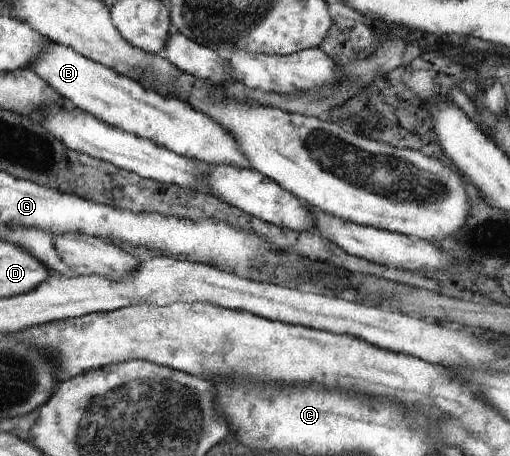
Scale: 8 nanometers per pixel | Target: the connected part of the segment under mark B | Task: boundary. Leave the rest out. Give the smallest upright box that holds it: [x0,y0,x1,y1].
[30,42,252,168]

